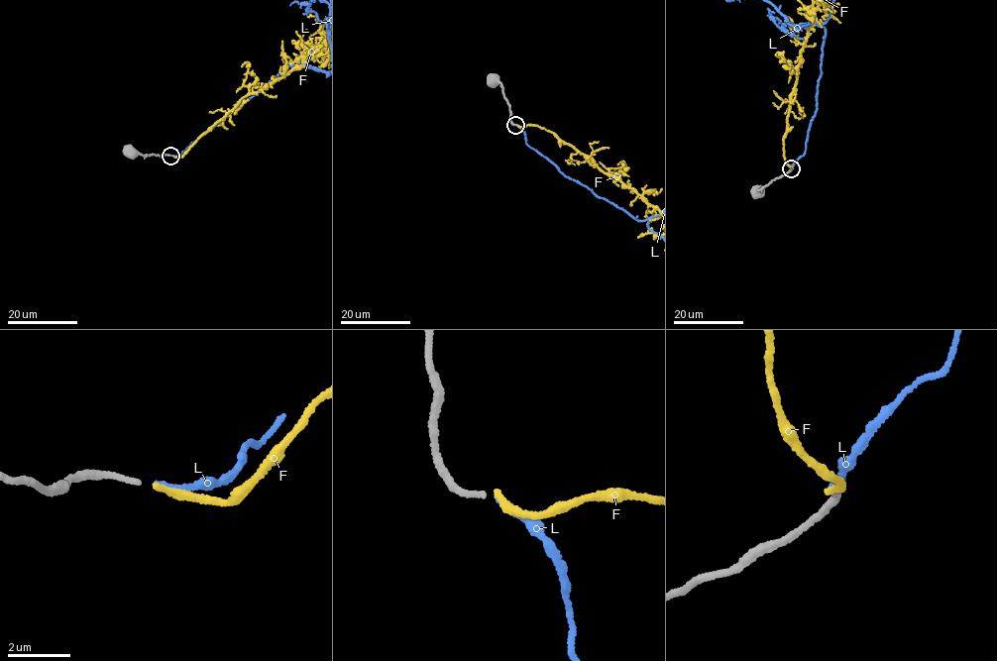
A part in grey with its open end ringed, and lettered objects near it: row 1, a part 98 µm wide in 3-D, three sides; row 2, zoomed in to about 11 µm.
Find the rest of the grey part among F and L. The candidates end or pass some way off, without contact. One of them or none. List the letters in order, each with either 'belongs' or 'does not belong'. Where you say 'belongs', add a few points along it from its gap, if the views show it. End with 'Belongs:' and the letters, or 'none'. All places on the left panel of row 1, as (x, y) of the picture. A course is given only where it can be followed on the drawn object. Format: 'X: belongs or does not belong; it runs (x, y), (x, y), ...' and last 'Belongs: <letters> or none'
F: does not belong
L: belongs
Belongs: L

